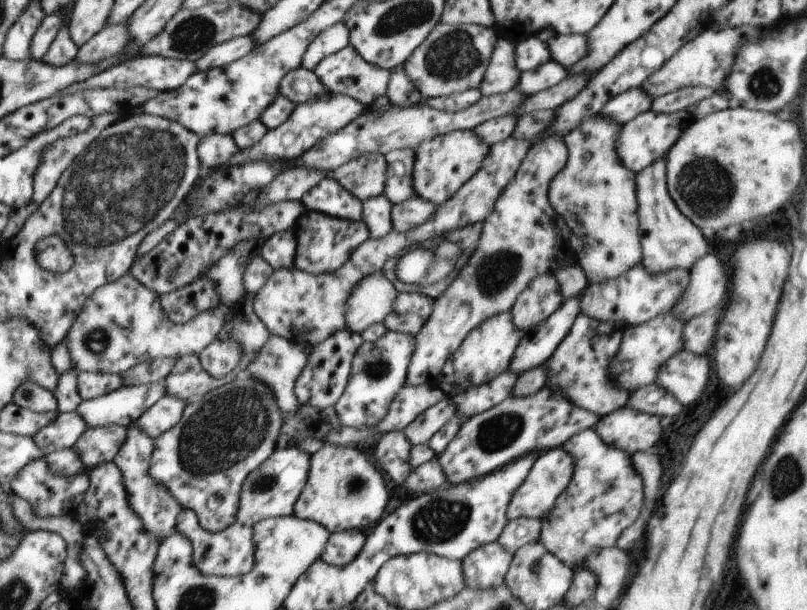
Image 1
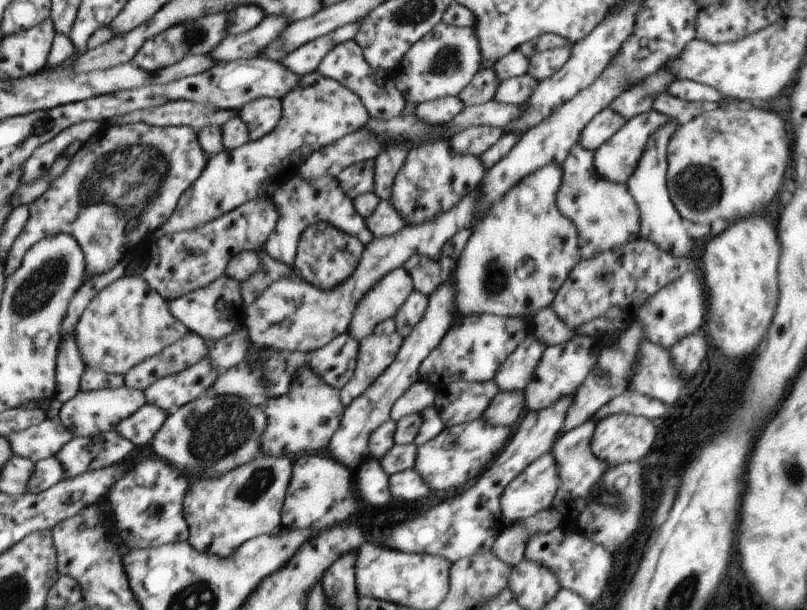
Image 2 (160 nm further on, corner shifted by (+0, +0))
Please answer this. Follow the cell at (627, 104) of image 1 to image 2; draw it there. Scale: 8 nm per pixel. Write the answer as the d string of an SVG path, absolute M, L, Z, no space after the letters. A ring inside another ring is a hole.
M608 107L596 114L582 129L579 144L585 149L594 151L598 146L602 146L608 138L612 138L619 131L619 128L624 126L625 122L625 117Z

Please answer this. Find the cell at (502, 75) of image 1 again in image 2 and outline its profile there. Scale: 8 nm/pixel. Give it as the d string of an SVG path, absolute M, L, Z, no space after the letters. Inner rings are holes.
M493 66L490 69L480 69L457 94L457 97L466 107L484 104L493 99L499 82Z

